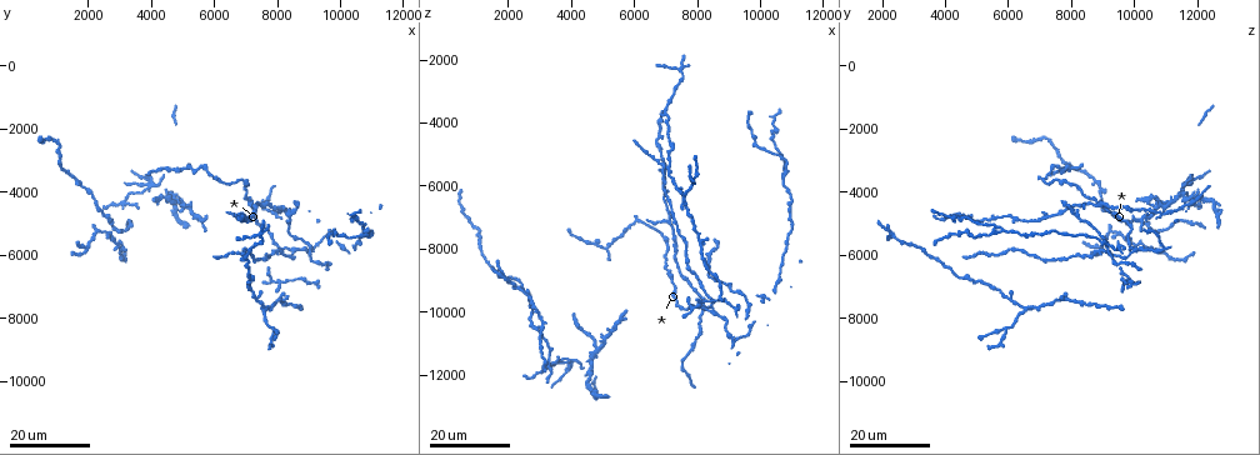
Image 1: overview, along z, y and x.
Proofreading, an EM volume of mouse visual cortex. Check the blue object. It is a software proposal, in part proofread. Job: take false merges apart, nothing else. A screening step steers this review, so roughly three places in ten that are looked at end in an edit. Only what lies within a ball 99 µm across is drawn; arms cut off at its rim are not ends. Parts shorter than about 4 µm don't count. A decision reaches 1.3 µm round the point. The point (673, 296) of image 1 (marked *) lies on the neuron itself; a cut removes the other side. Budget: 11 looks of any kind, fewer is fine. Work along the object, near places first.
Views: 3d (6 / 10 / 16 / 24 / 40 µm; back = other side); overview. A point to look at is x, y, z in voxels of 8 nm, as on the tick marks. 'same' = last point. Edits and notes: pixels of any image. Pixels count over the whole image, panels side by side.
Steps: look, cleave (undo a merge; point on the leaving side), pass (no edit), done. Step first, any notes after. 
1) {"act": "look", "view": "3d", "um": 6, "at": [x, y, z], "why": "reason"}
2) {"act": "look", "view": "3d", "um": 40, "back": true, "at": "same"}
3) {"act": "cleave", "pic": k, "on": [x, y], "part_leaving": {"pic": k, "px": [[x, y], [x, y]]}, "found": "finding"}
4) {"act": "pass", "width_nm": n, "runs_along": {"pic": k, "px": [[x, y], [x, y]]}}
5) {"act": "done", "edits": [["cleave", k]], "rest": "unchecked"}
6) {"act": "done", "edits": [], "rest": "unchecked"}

{"act": "look", "view": "3d", "um": 24, "at": [8600, 5800, 9900], "why": "side arm on a straight run"}

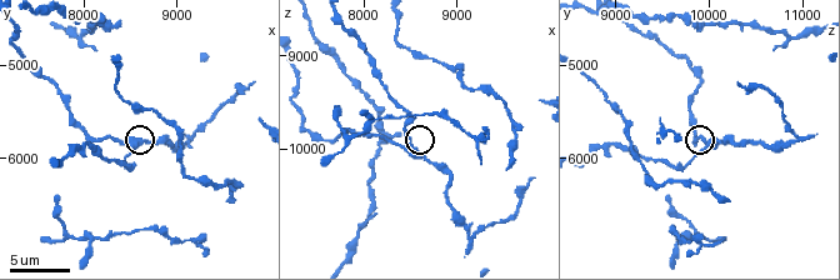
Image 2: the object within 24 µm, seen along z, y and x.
{"act": "look", "view": "3d", "um": 6, "at": [8500, 5900, 10000], "why": "zoom in"}

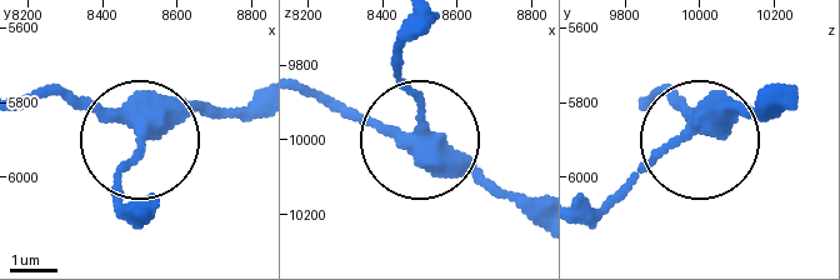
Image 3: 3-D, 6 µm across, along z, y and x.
{"act": "pass", "arms": 3, "runs_along": {"pic": 3, "px": [[30, 94], [138, 130], [241, 118]]}, "found": "all the same neuron"}

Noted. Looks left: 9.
{"act": "look", "view": "3d", "um": 10, "at": [7950, 4700, 10850], "why": "three arms meet"}

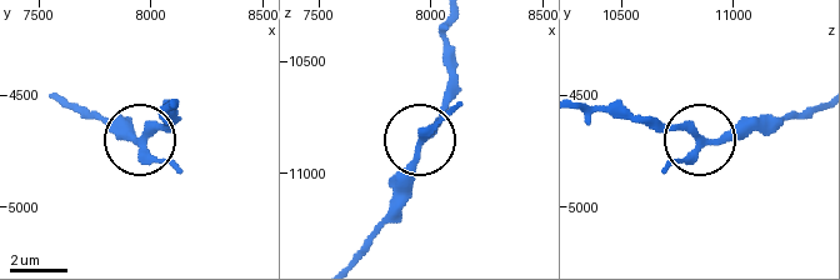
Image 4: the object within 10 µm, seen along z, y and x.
{"act": "pass", "arms": 3, "found": "one neuron here"}

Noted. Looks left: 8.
{"act": "look", "view": "3d", "um": 16, "at": [2700, 5400, 9600]}

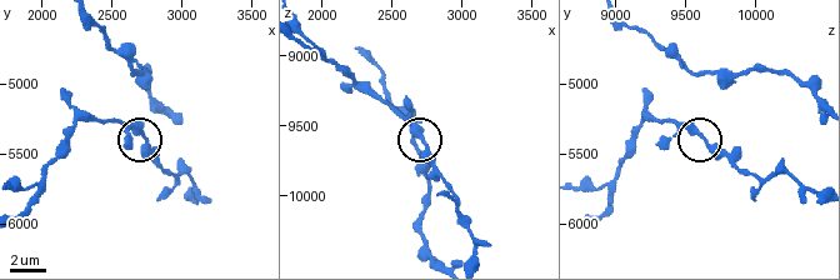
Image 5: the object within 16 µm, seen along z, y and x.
{"act": "look", "view": "3d", "um": 6, "at": [2700, 5340, 9580]}

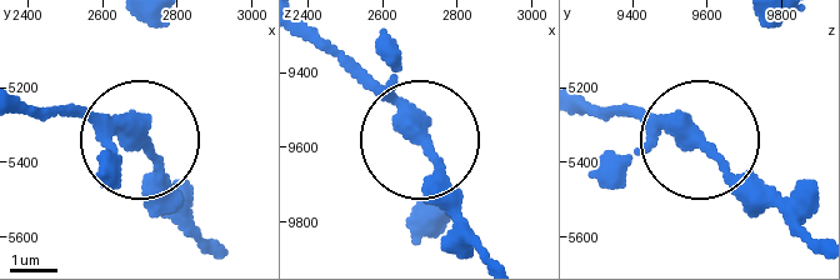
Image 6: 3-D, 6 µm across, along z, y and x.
{"act": "pass", "width_nm": 320, "found": "one neuron here"}

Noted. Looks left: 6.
{"act": "look", "view": "3d", "um": 24, "at": [2000, 5800, 8900], "why": "three-way junction"}

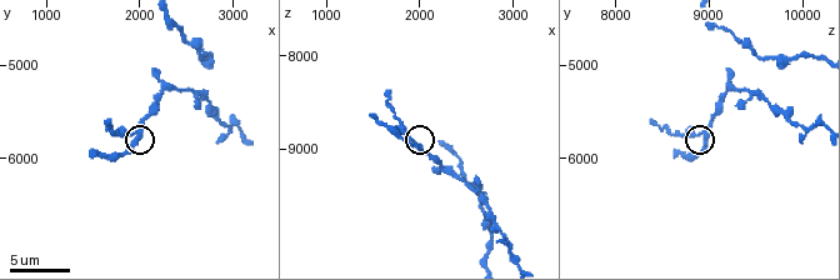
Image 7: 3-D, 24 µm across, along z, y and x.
{"act": "look", "view": "3d", "um": 10, "at": [1950, 5750, 9000]}

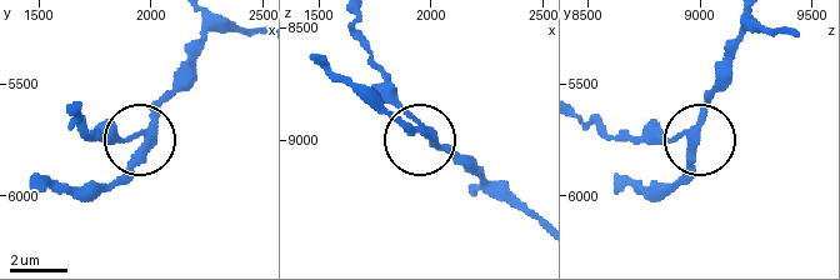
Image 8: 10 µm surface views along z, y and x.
{"act": "pass", "width_nm": 260, "found": "one neuron here"}

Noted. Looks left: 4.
{"act": "look", "view": "3d", "um": 24, "at": [7100, 4900, 7100], "why": "arms part here"}

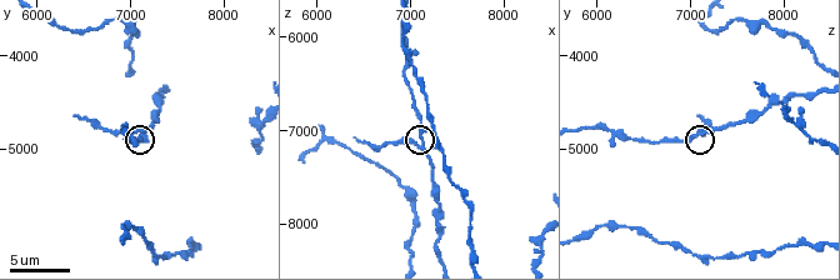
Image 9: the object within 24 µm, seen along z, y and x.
{"act": "look", "view": "3d", "um": 10, "at": [7050, 4800, 7100]}

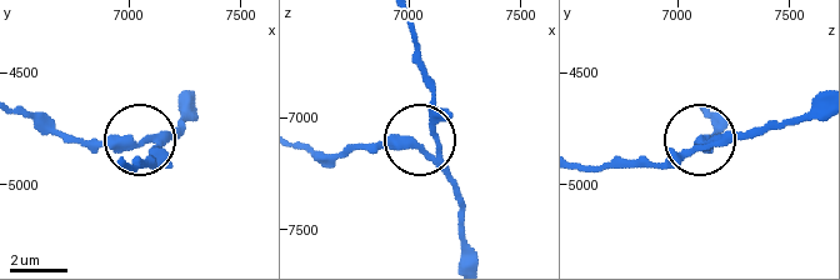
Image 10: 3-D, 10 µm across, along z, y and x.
{"act": "look", "view": "3d", "um": 10, "back": true, "at": [7040, 4810, 7110]}

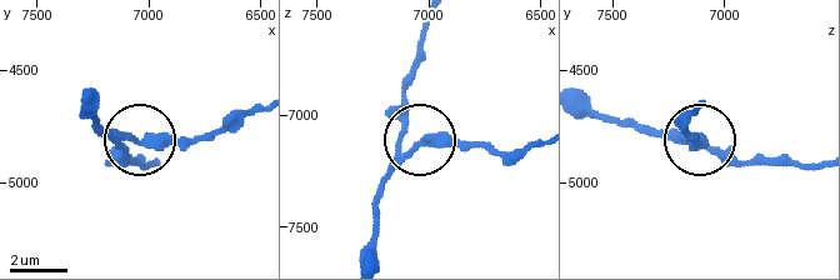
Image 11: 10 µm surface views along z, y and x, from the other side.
{"act": "pass", "side_arm_um": 6, "runs_along": {"pic": 11, "px": [[365, 255], [383, 184], [416, 148], [430, 140], [493, 145]]}, "found": "one neuron here"}

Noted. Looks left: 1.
{"act": "done", "edits": [], "rest": "unchecked"}

